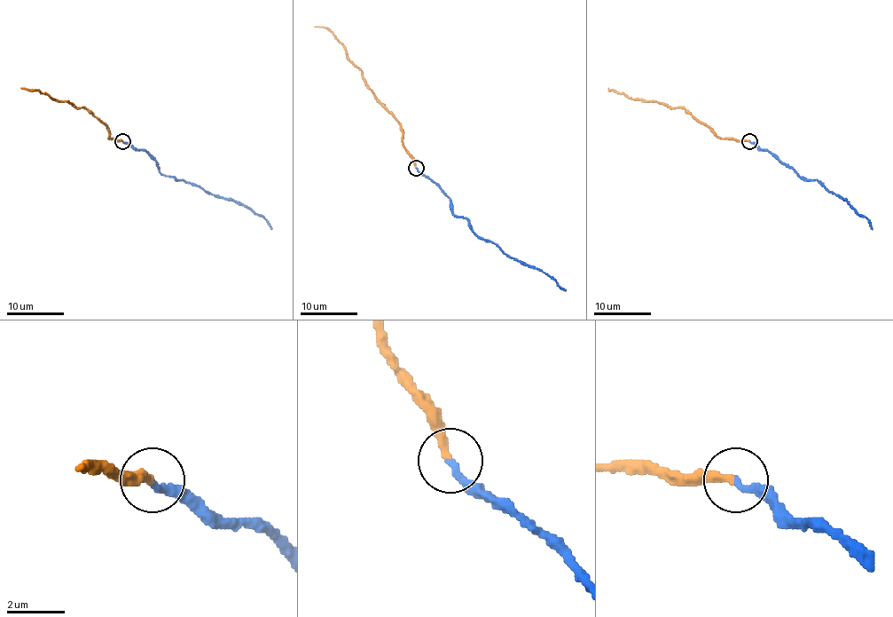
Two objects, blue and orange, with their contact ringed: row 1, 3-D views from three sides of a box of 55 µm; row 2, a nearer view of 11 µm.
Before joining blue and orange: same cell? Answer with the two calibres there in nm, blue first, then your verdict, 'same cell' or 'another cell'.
280 nm thick on the blue side, 320 nm on the other; same cell

